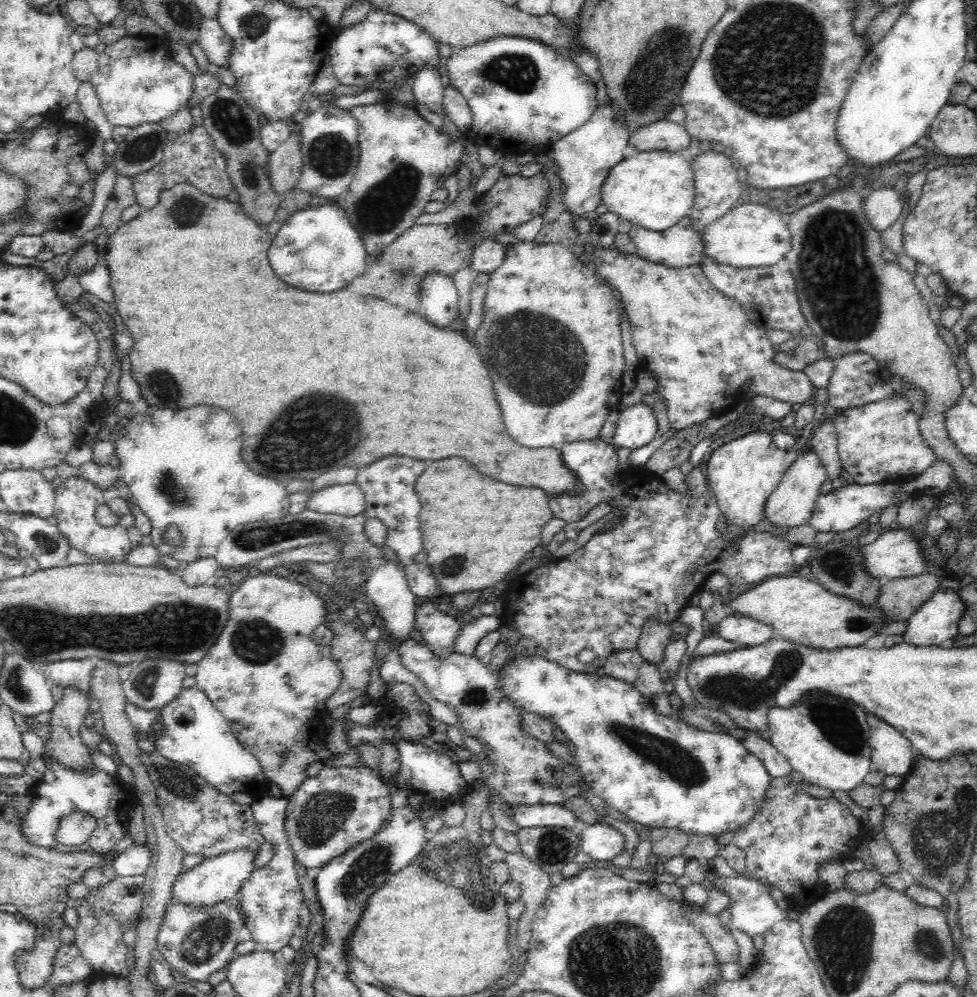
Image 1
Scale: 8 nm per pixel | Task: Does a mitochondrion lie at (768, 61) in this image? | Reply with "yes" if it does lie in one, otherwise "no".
yes

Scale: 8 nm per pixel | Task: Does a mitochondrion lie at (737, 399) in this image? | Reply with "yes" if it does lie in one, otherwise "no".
no

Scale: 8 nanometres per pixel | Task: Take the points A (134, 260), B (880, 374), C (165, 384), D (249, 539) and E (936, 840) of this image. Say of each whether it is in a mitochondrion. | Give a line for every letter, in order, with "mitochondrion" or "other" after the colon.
A: other
B: other
C: mitochondrion
D: mitochondrion
E: mitochondrion

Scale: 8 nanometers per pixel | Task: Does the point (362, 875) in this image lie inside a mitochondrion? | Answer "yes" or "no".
yes

